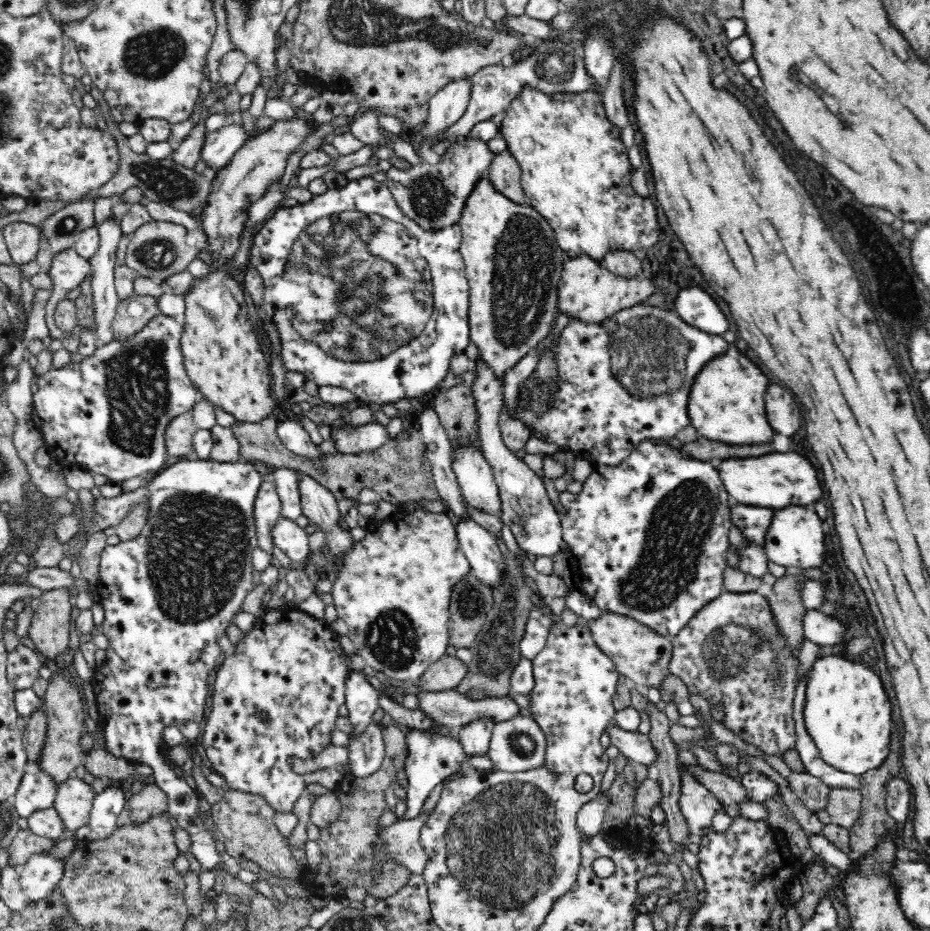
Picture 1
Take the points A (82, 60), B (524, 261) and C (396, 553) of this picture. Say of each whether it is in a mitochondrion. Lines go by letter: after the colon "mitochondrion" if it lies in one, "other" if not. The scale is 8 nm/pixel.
A: other
B: mitochondrion
C: other

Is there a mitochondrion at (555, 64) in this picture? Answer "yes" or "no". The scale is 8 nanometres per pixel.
yes

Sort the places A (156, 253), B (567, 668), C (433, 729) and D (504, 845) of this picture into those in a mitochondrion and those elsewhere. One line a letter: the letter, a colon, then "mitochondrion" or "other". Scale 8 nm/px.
A: mitochondrion
B: other
C: other
D: mitochondrion

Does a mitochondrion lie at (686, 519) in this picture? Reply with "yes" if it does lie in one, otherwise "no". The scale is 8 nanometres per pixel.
yes

